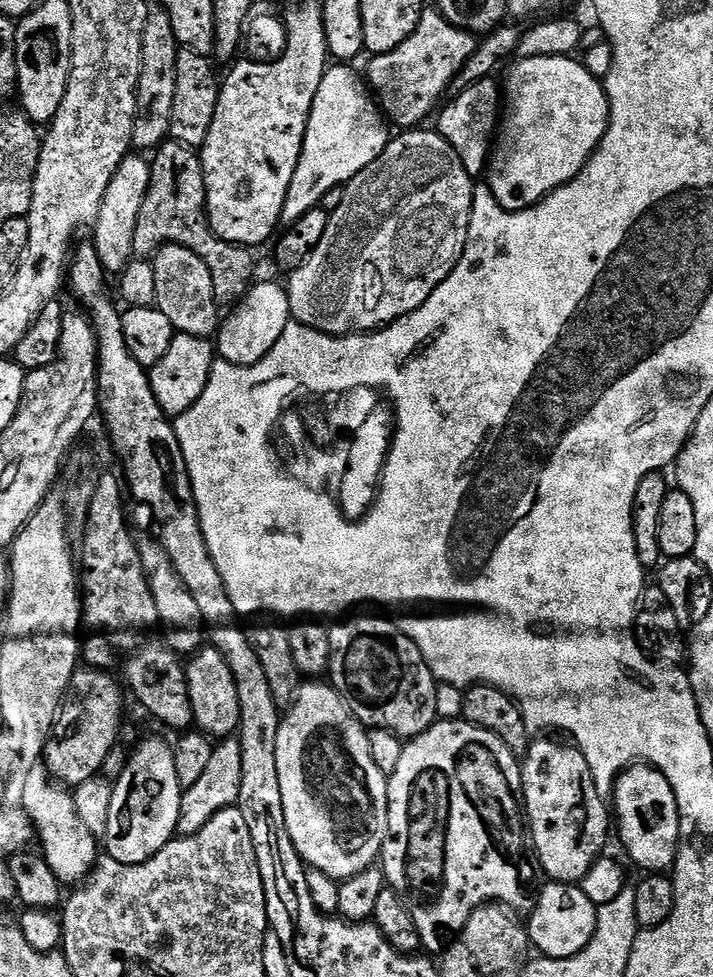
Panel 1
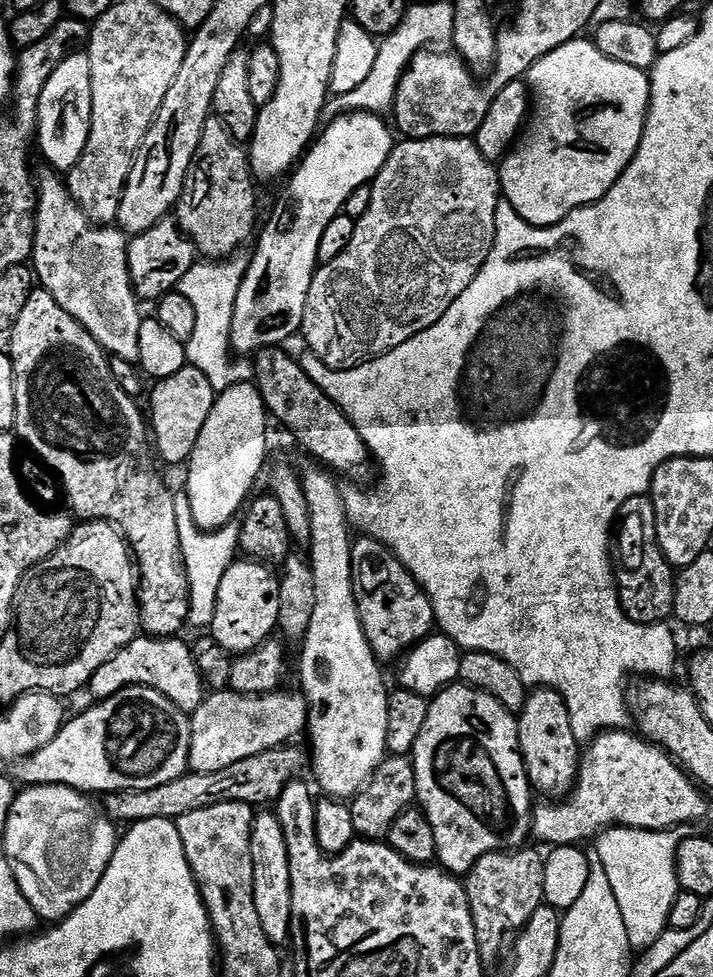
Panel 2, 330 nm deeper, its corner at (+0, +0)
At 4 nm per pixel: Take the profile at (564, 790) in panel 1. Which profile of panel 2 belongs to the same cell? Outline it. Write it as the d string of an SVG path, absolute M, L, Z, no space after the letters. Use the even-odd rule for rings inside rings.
M538 688L528 693L528 700L524 709L518 713L520 721L520 753L526 766L528 780L537 793L544 798L564 798L571 793L575 783L576 774L580 767L582 744L574 738L574 730L570 726L570 710L555 688Z

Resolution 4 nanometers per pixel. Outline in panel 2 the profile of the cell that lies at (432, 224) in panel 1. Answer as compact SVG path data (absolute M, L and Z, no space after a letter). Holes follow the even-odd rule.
M435 136L429 140L405 139L393 147L386 166L376 175L372 181L372 193L370 194L370 207L366 214L356 221L354 238L350 238L350 246L334 258L334 262L320 264L316 269L316 277L310 282L310 294L306 298L306 310L304 311L304 327L302 337L308 343L307 351L316 356L328 368L351 368L363 361L371 360L378 356L384 356L390 350L402 346L410 338L414 338L422 330L434 326L442 314L457 298L474 282L474 278L482 270L490 250L494 246L496 237L496 211L498 202L502 199L500 191L500 174L497 165L487 160L478 150L478 146L471 139L463 136Z

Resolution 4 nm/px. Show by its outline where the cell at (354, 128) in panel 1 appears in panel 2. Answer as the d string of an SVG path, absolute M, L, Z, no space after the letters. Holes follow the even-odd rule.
M363 110L329 119L291 173L288 189L281 194L264 233L263 228L259 233L256 253L250 256L238 290L232 322L233 353L241 352L241 357L248 358L264 348L287 345L287 340L303 329L306 298L318 267L318 242L322 242L326 226L343 213L346 198L358 186L375 180L392 153L394 132L384 125L384 119Z

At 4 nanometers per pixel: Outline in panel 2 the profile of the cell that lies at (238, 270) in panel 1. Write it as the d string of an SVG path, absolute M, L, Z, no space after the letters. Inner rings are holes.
M209 118L202 130L202 142L192 159L192 171L184 182L180 202L174 209L174 219L184 235L191 240L197 253L209 261L226 261L235 257L240 247L257 231L256 228L256 187L257 181L248 165L248 154L243 143L235 140L226 130L223 122Z

